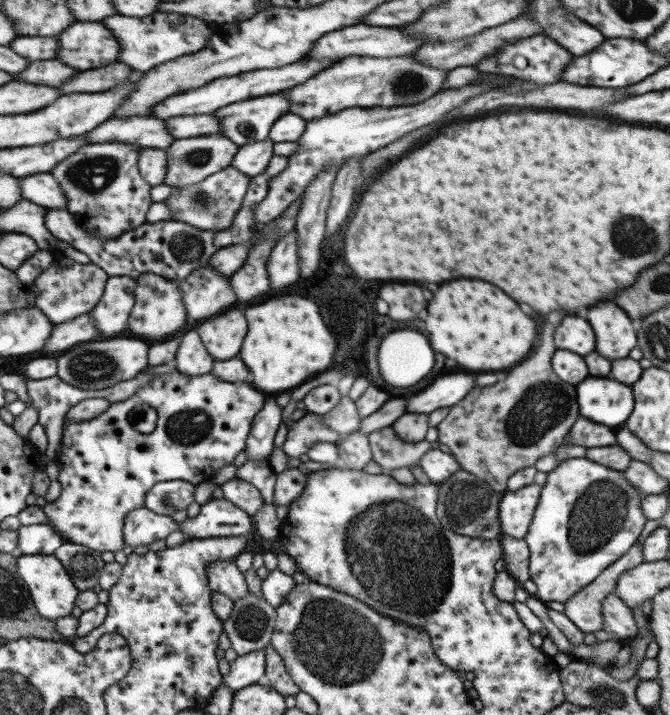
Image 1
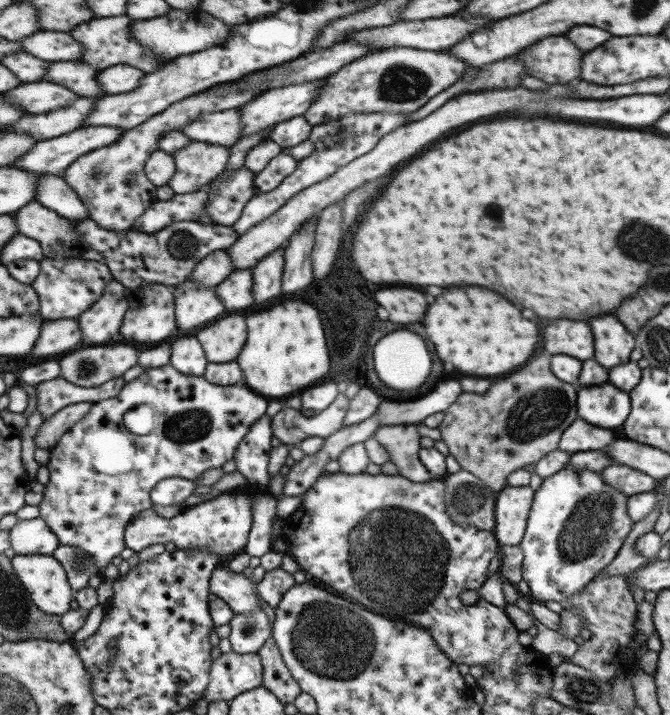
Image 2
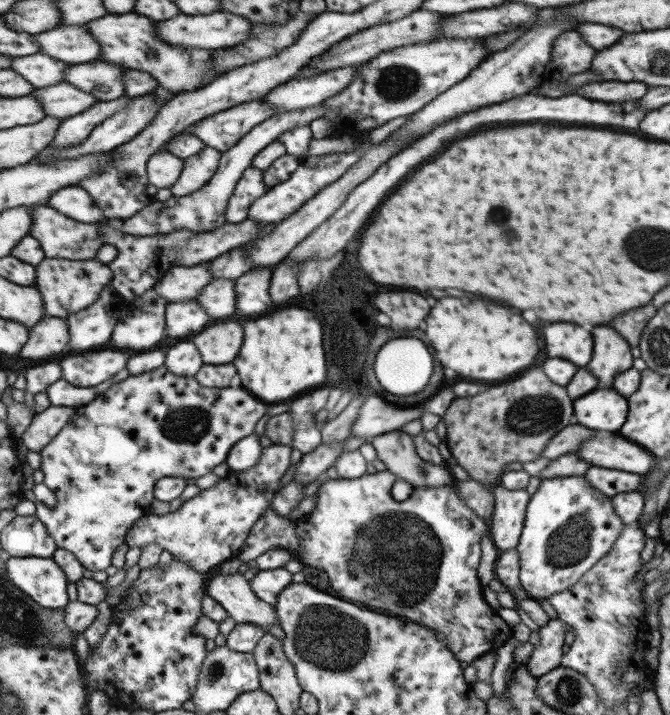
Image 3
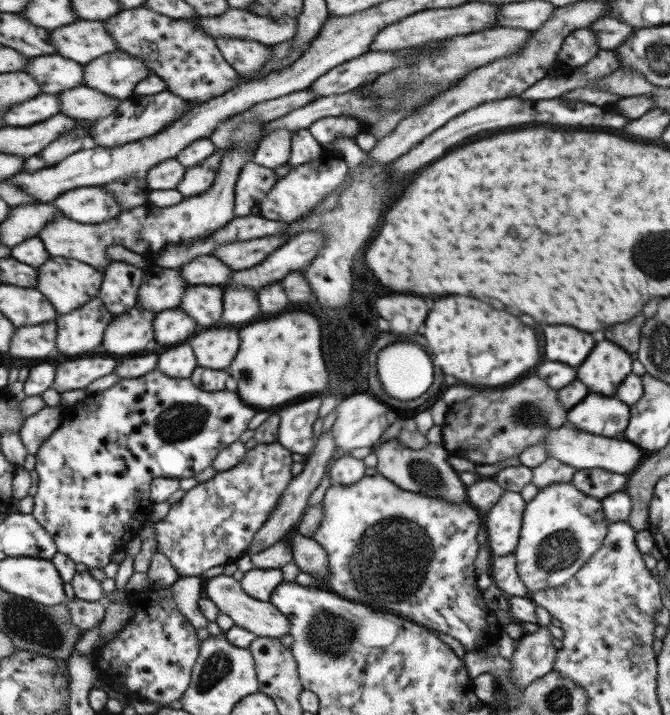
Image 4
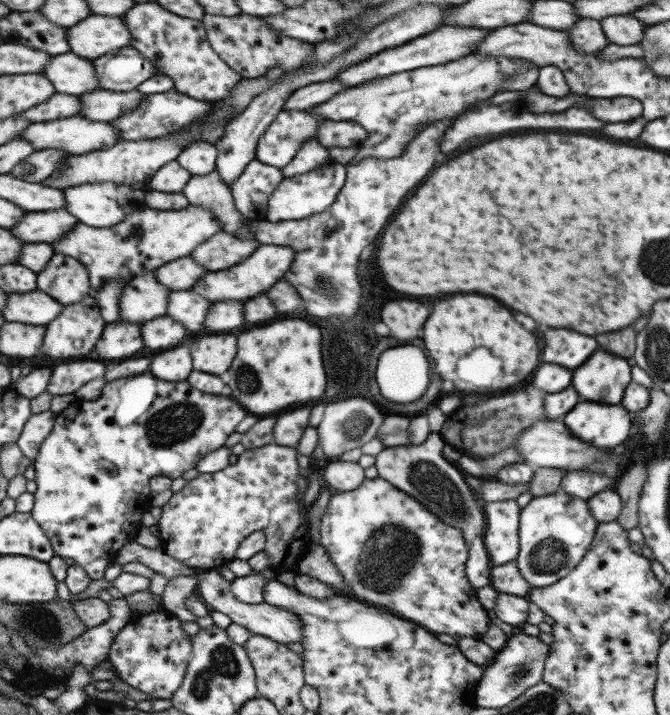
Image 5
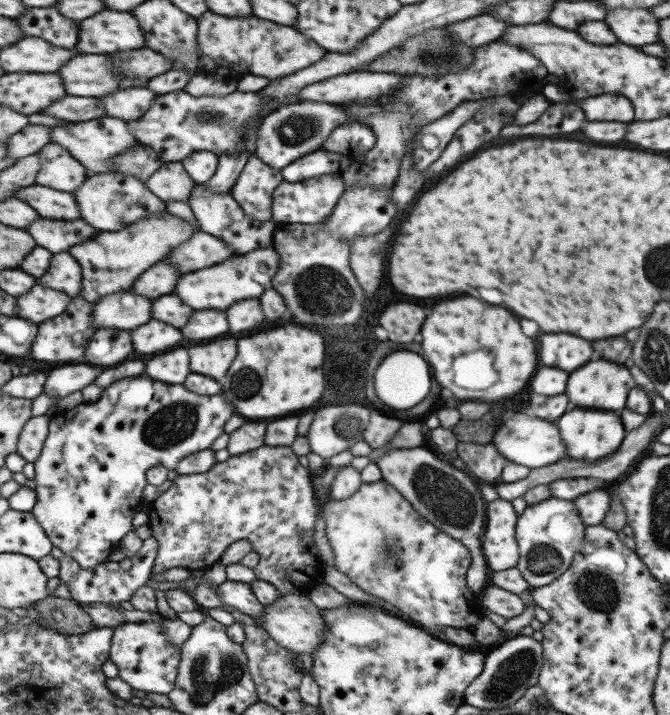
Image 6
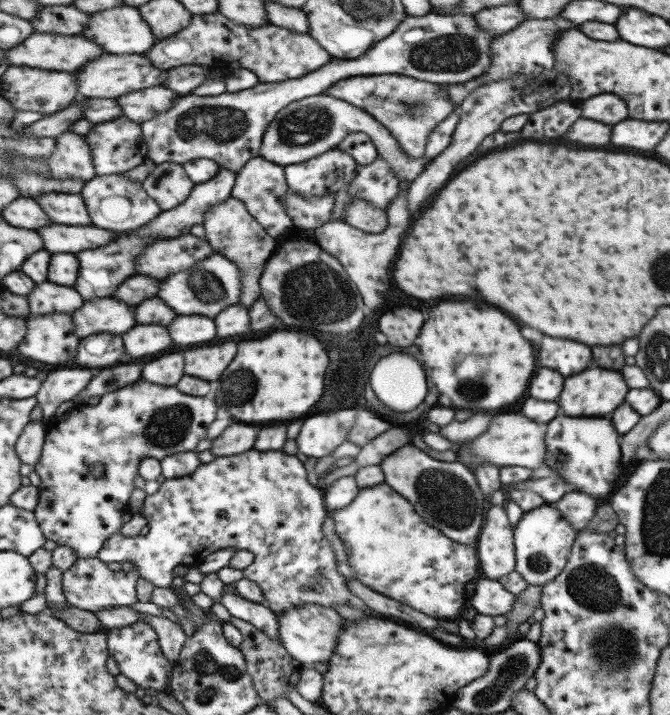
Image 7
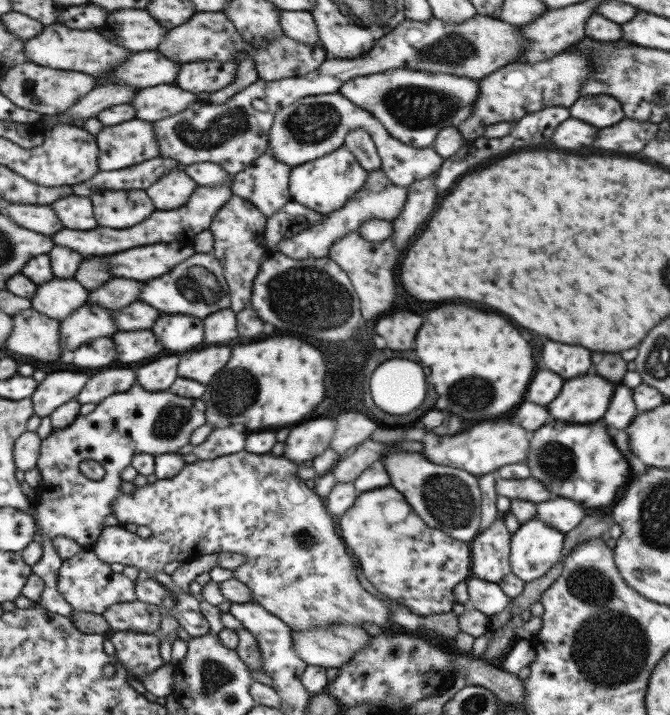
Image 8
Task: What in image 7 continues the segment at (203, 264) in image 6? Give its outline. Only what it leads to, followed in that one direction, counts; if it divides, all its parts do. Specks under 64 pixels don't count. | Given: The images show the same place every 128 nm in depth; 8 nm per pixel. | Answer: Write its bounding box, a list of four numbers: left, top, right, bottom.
[135,233,214,280]

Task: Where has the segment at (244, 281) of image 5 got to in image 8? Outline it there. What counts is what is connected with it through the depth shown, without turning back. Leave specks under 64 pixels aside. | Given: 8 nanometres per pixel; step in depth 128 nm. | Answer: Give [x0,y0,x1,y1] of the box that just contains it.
[136,252,230,319]

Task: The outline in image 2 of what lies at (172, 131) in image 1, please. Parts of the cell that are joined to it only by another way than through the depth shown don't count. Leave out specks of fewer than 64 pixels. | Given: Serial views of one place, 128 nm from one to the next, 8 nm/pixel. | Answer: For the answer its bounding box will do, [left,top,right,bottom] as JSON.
[180,109,241,148]

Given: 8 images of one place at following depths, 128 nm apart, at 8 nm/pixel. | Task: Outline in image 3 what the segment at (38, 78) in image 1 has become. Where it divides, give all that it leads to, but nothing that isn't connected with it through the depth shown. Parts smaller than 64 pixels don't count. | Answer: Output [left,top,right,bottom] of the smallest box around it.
[65,61,129,101]

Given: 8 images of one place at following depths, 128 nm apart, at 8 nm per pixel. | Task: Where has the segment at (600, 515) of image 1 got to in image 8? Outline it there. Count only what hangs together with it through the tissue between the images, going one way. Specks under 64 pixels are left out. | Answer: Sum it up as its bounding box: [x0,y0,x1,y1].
[509,517,563,582]

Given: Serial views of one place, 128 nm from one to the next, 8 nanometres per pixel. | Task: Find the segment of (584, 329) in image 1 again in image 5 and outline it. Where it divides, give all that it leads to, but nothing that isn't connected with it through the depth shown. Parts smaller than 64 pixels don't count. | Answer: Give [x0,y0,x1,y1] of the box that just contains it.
[543,330,597,368]

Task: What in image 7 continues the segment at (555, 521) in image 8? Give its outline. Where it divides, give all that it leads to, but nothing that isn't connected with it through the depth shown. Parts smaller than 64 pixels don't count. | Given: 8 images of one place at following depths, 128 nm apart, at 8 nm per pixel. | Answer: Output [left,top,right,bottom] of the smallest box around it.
[548,492,597,532]

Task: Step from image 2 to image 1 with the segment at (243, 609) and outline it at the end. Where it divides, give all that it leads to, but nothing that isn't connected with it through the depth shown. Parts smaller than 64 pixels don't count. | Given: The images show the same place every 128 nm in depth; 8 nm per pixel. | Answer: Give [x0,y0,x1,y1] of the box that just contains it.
[204,560,248,601]

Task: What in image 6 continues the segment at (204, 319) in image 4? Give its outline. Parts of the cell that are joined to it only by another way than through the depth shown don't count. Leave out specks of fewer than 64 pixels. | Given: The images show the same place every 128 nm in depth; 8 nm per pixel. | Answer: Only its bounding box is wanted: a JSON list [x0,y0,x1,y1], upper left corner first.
[151,294,193,328]

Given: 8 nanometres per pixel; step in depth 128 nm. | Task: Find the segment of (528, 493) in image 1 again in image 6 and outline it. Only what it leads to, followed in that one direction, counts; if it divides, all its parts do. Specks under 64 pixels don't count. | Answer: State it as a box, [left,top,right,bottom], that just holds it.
[480,501,518,572]

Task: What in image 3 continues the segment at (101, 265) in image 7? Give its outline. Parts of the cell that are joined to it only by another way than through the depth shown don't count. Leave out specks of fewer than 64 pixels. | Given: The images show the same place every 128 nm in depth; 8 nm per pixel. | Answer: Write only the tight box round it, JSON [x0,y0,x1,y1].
[28,104,326,261]

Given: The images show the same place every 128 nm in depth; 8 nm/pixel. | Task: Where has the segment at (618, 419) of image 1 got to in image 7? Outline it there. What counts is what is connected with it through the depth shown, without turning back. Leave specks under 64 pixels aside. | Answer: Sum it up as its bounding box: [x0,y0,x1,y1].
[542,416,620,499]

